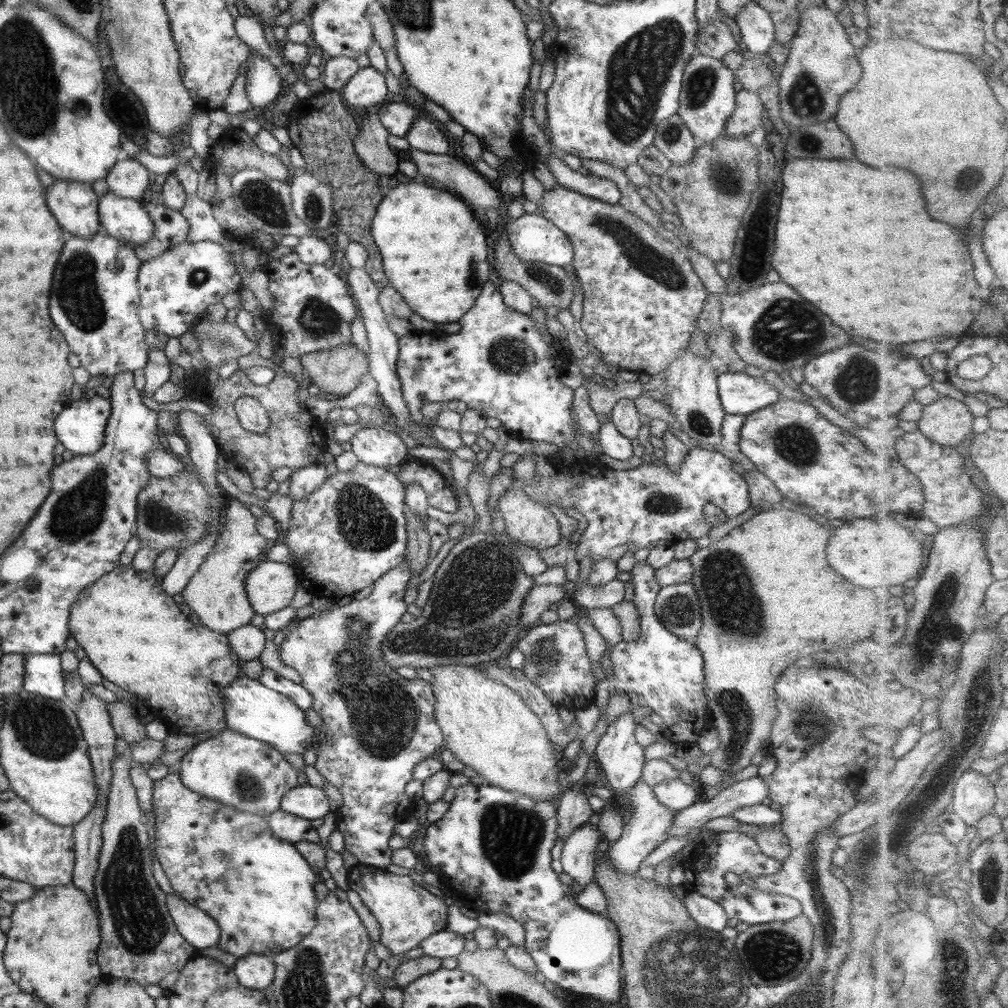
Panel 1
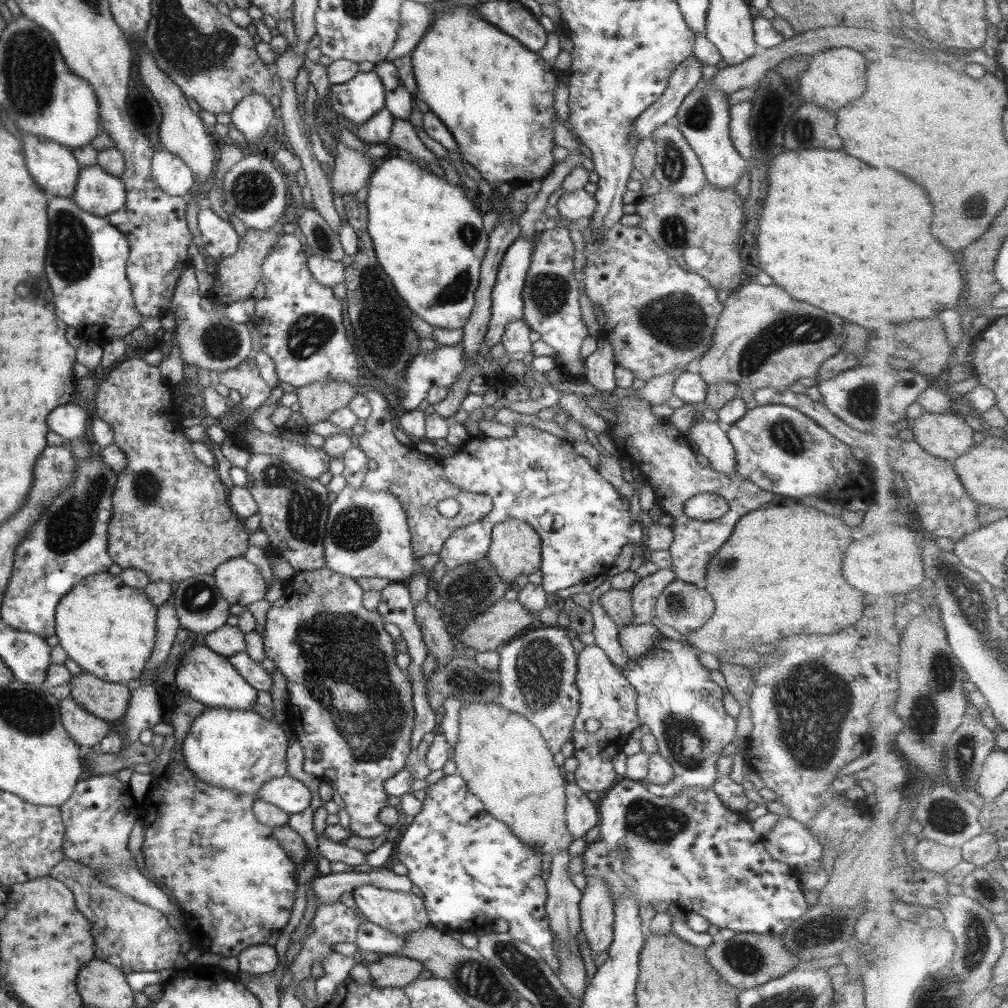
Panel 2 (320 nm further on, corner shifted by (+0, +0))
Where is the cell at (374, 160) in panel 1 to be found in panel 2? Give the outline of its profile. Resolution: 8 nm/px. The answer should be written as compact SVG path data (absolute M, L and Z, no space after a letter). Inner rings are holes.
M337 142L335 149L337 155L330 173L332 194L341 198L354 195L363 186L368 186L370 174L374 170L371 159L361 152L343 146L341 142Z

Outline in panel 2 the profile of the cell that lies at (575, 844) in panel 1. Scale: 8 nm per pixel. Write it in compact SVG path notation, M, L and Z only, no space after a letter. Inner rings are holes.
M575 783L564 784L566 827L573 841L598 824L597 804L589 801L585 793Z

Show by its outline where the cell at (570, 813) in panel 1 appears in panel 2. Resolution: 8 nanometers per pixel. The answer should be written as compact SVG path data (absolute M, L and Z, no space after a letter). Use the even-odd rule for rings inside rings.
M560 850L551 856L550 873L547 880L544 881L546 886L546 901L544 909L548 918L548 925L552 934L552 947L556 956L559 968L556 975L560 983L568 990L568 993L578 1000L582 1000L585 990L585 971L583 961L577 951L577 934L580 930L580 912L579 901L581 894L579 890L571 883L568 874L567 863L570 855L567 850Z

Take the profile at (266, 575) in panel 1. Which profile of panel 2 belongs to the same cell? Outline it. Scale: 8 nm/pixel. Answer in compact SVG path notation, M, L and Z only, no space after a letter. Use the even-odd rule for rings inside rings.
M243 557L227 560L212 572L215 588L229 605L245 607L263 600L267 593L265 579L259 575L257 567Z

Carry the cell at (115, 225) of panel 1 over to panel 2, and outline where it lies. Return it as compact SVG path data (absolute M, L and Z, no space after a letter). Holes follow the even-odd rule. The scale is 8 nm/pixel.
M97 165L80 167L78 175L74 180L74 189L70 198L72 202L83 212L88 214L106 217L111 212L117 212L125 204L125 189L119 177L107 174Z

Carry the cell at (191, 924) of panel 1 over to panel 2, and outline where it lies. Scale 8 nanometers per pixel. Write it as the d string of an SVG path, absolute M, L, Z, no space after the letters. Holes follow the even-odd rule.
M114 774L92 776L77 781L68 799L58 809L65 829L60 846L64 858L94 868L99 882L139 904L162 912L174 925L184 924L184 915L179 910L178 916L172 915L174 911L167 895L147 879L147 876L139 873L135 859L127 849L127 837L135 820L141 816L138 803L129 793L128 783L119 782Z

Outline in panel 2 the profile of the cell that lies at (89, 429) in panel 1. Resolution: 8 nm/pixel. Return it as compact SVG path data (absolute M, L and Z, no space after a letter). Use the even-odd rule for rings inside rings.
M73 401L53 408L46 416L46 425L65 441L82 437L88 442L90 419L87 416L85 408Z

